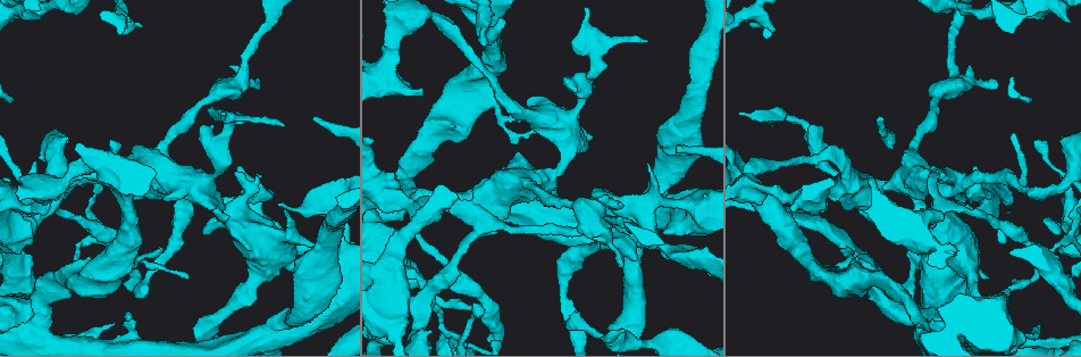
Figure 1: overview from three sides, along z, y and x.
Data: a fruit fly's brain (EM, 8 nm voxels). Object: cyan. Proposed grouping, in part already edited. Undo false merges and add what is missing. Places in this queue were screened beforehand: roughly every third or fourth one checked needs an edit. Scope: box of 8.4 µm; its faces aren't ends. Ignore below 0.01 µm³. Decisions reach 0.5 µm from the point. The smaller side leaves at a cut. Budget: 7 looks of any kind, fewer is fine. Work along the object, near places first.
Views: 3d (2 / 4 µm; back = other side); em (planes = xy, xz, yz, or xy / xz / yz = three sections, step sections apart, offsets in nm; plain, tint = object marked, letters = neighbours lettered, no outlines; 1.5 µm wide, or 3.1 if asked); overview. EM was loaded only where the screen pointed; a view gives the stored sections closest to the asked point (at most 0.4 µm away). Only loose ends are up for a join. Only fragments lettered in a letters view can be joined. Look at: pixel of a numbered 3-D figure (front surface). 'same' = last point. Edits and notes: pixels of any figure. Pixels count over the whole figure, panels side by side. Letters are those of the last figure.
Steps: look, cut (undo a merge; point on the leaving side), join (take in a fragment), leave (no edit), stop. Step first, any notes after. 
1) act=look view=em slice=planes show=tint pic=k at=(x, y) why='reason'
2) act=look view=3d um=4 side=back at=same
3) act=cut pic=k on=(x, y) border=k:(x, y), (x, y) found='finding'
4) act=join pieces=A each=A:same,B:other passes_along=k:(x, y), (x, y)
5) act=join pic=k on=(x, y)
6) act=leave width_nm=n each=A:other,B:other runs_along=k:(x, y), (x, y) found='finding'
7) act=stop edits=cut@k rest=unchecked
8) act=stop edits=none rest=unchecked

act=look view=3d um=2 pic=1 at=(172, 249) why='thick turns thin'

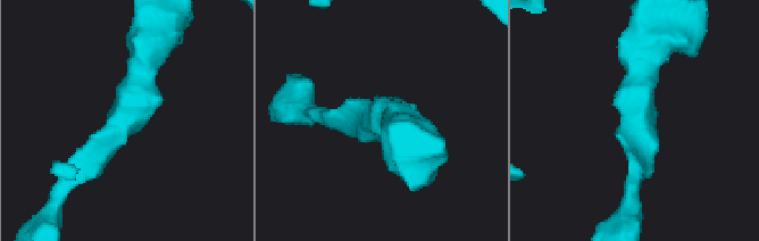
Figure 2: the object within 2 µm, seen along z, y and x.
act=look view=em slice=yz step=8 show=tint pic=2 at=(128, 113) arm_widths_nm=170,360 why='need the tissue'

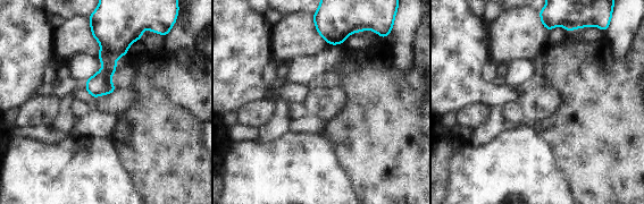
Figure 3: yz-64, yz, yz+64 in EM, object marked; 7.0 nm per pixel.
act=look view=em slice=planes show=letters at=same

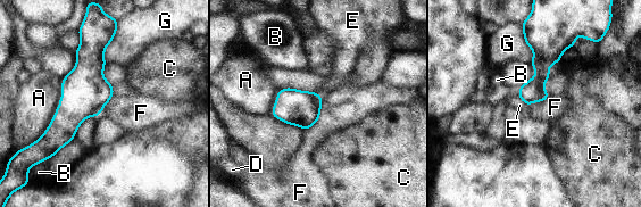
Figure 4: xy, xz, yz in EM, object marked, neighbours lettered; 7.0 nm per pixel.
act=leave each=A:other,B:other,C:other,D:other,E:other,F:other,G:other runs_along=4:(88, 40), (84, 94), (35, 160) found='continuous, no second neuron'

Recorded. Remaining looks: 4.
act=look view=em slice=xy step=8 show=tint pic=1 at=(130, 314) why='branch stops here'

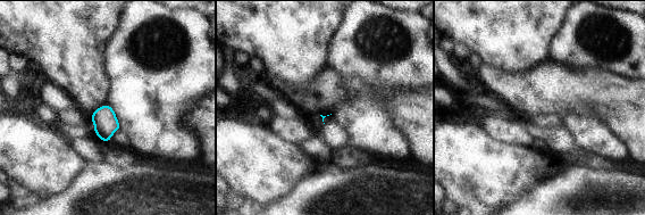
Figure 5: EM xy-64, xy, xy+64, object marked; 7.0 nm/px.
act=look view=em slice=planes show=letters at=same

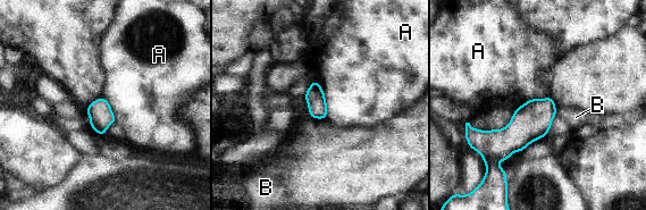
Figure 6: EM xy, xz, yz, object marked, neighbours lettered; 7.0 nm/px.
act=leave width_nm=140 each=A:other,B:other found='no lettered fragment goes on from it'

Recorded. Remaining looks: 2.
act=look view=3d um=4 pic=1 at=(1036, 324) why='branch stops here'

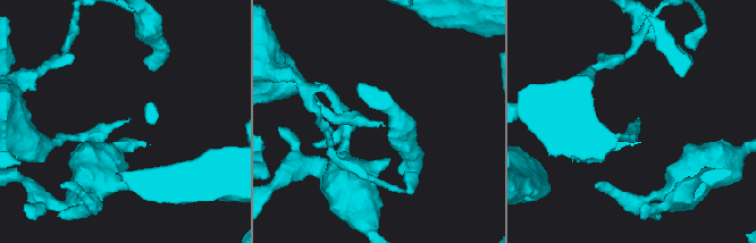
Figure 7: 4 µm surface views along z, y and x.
act=look view=em slice=planes show=letters pic=7 at=(127, 122) why='shape alone is not enough'

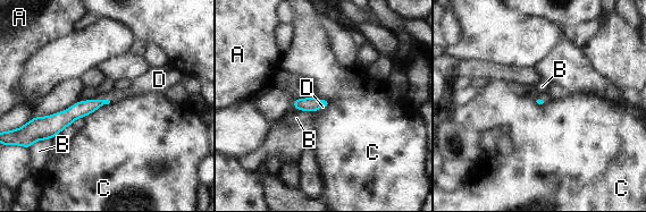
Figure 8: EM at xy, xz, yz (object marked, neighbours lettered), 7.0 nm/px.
act=join pieces=D each=A:other,B:other,C:other,D:same passes_along=8:(81, 109), (103, 100), (136, 88) found='it goes on there'

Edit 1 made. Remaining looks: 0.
act=stop edits=join@8 rest=unchecked

